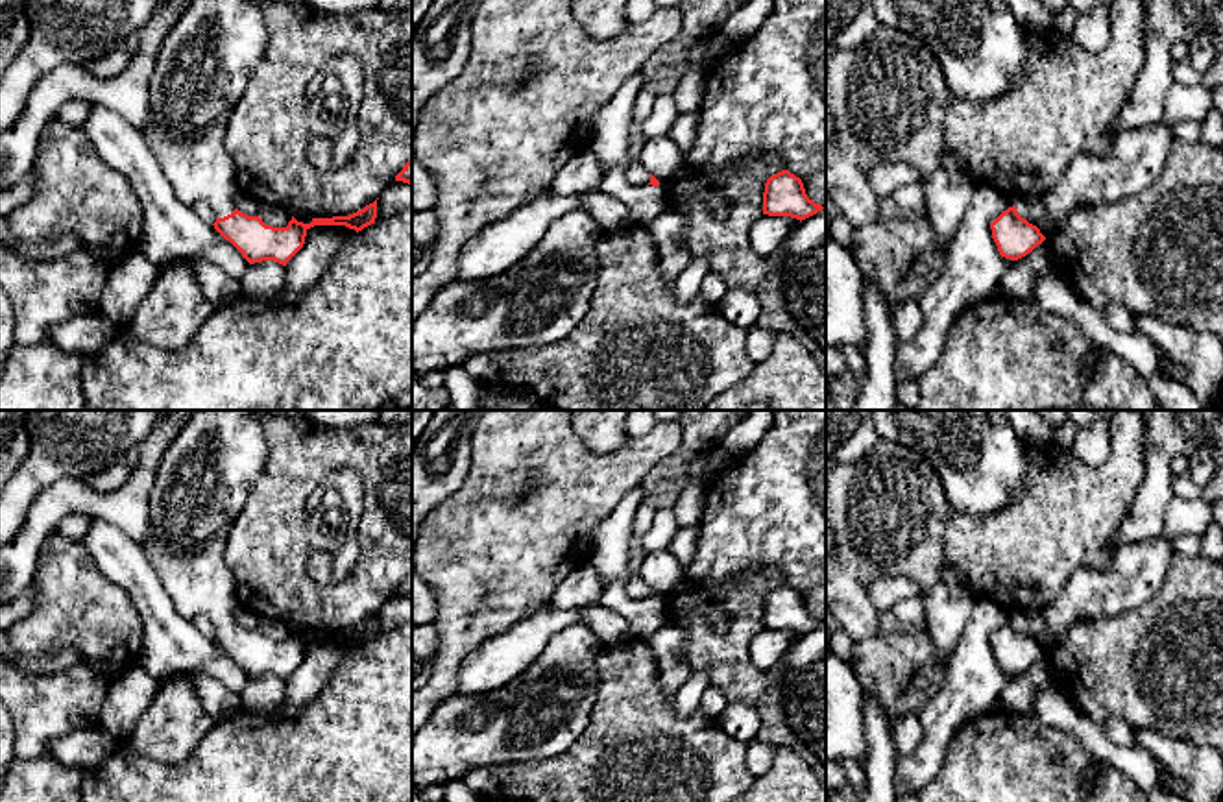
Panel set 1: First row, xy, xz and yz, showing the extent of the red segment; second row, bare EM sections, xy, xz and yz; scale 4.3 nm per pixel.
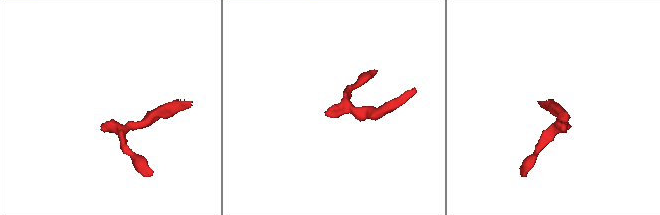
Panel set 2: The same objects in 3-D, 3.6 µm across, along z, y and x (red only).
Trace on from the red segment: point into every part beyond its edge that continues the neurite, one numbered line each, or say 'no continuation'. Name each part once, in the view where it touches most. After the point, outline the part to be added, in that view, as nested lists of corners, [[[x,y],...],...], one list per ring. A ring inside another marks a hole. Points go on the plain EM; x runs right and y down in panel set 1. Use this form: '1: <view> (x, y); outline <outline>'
1: xy (204, 479); outline [[[194,410],[164,451],[150,492],[153,534],[140,547],[177,614],[188,621],[207,615],[216,632],[235,625],[238,591],[224,549],[233,523],[264,471],[264,423],[251,410]]]

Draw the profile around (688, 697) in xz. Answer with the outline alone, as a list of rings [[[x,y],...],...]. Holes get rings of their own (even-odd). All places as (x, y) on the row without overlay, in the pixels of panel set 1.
[[[693,673],[691,678],[672,695],[674,710],[682,717],[689,717],[700,710],[700,700],[708,689],[708,678],[704,673]]]

